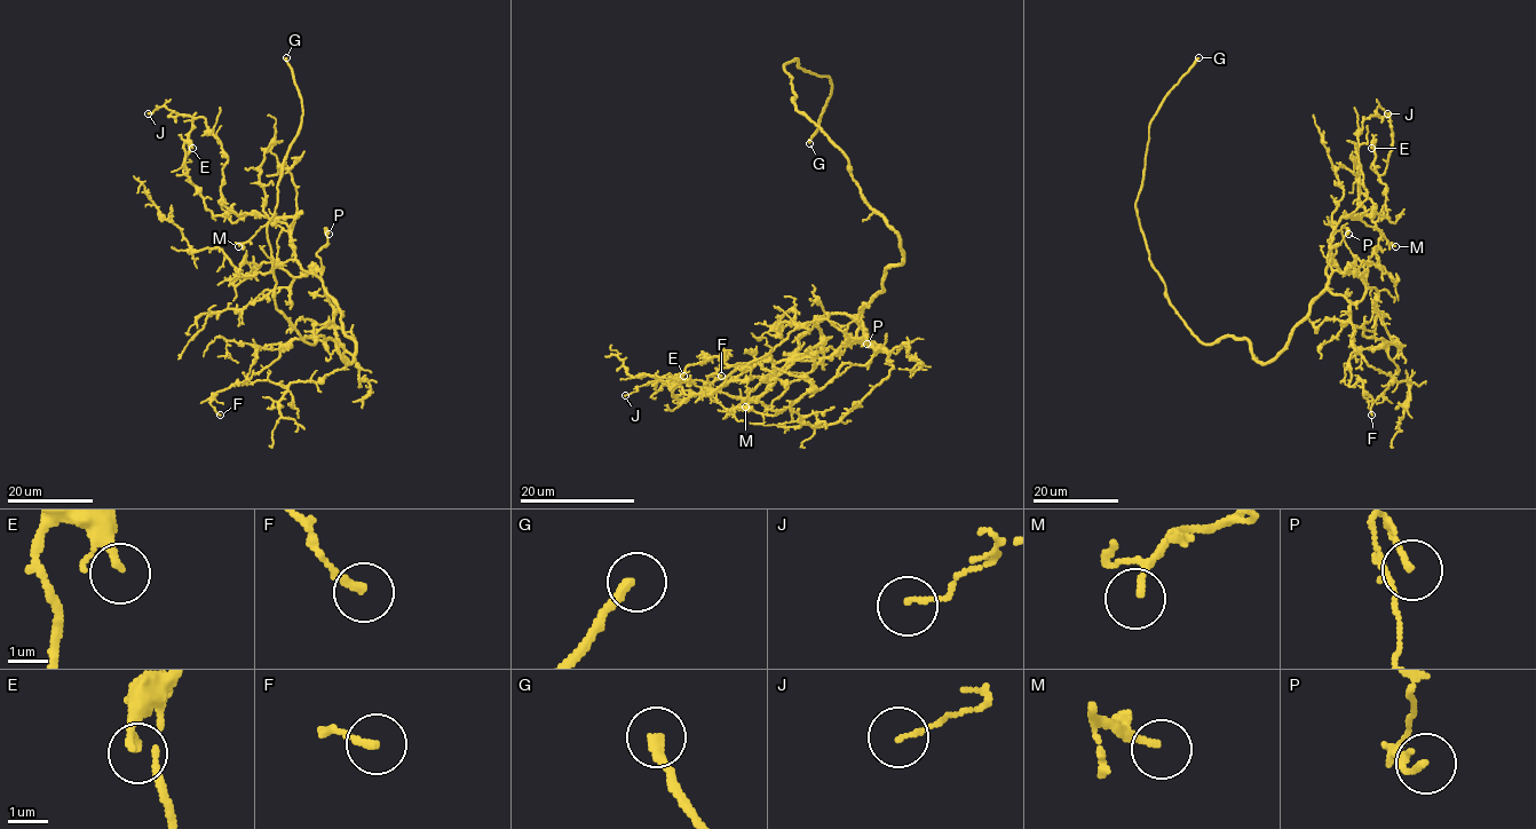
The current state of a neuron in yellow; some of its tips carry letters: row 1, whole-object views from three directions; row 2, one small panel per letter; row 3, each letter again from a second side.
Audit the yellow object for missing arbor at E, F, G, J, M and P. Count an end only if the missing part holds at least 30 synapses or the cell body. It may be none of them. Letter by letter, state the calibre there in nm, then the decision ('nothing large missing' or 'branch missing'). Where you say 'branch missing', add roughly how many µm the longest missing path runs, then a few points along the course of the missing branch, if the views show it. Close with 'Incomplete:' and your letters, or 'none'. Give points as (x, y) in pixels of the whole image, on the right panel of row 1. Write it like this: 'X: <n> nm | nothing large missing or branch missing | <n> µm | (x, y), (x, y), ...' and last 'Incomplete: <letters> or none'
E: 140 nm | nothing large missing
F: 200 nm | nothing large missing
G: 240 nm | branch missing | 200 µm
J: 110 nm | nothing large missing
M: 130 nm | branch missing | 20 µm | (1395, 246), (1406, 231), (1416, 198), (1422, 194)
P: 130 nm | nothing large missing
Incomplete: G, M

